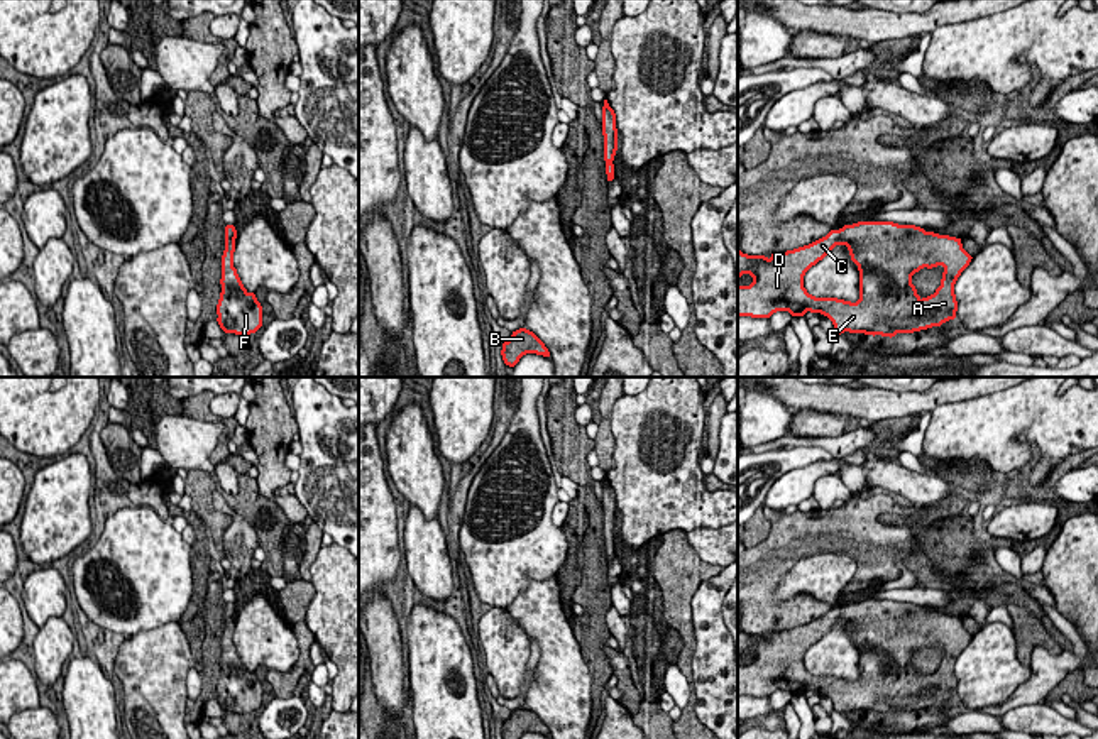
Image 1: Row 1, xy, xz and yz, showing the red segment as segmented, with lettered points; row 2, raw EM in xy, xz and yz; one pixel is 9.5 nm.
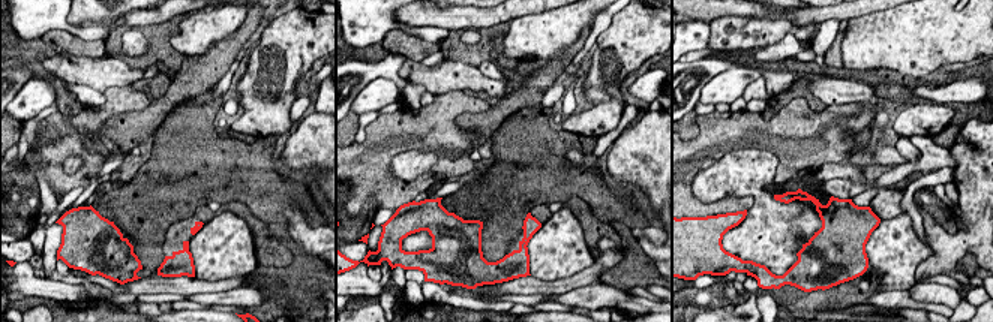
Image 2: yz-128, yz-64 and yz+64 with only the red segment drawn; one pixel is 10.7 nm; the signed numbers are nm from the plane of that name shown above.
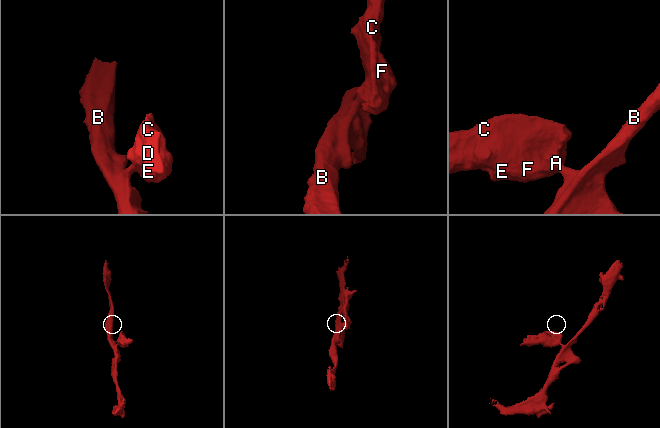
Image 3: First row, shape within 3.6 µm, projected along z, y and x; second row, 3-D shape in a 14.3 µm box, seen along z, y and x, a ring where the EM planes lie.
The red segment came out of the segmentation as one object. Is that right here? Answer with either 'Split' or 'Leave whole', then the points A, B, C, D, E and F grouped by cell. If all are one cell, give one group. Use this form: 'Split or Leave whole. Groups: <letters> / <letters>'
Split. Groups: A C D E F / B

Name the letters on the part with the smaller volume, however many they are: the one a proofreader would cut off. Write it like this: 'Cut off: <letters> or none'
Cut off: A, C, D, E, F

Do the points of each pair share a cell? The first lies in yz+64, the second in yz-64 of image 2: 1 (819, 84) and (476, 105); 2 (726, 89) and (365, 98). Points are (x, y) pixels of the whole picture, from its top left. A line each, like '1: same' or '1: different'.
1: different
2: same

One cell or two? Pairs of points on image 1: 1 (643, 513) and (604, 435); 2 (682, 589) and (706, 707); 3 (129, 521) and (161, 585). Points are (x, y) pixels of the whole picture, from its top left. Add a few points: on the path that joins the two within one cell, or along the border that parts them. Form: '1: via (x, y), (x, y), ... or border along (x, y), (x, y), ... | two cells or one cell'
1: border along (613, 411), (614, 452), (613, 465), (606, 472) | two cells
2: border along (691, 611), (694, 624), (692, 685) | two cells
3: via (132, 536), (141, 565), (146, 570) | one cell

